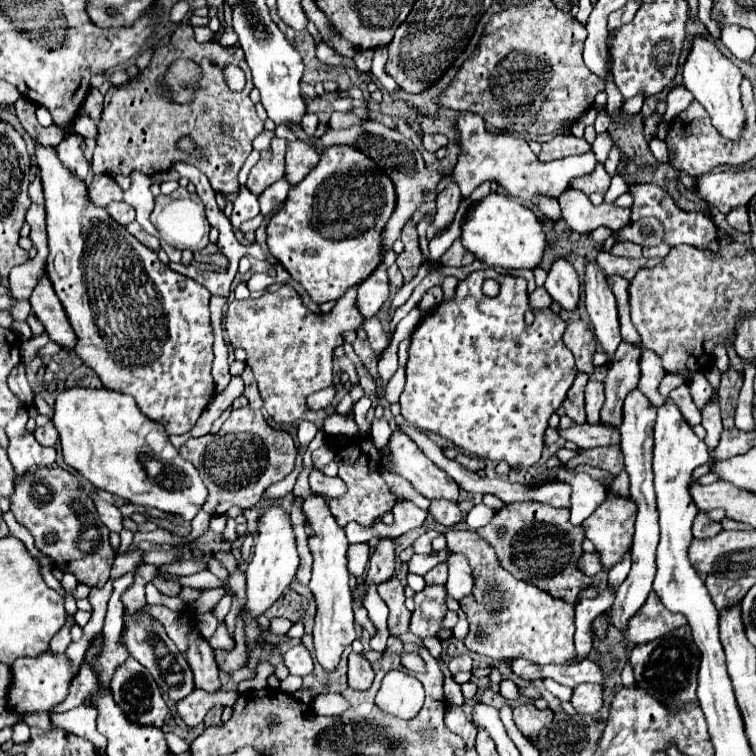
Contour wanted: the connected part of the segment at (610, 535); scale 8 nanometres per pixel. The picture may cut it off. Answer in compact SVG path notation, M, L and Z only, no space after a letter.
M607 494L605 502L583 522L585 536L595 544L601 554L603 568L611 568L631 548L635 502Z

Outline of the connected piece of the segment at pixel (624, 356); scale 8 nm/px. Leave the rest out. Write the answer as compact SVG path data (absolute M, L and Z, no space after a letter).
M623 342L619 344L615 358L605 376L605 404L601 408L601 422L619 426L621 424L621 408L625 396L637 388L639 382L639 362L641 348L637 344Z

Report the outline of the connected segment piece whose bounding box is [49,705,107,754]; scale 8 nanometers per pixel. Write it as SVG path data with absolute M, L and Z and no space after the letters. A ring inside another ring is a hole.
M81 705L77 708L61 712L61 714L51 714L51 724L63 728L65 732L71 732L75 736L87 738L95 744L95 748L103 754L107 740L97 732L95 728L95 718L97 718L97 711L92 706Z

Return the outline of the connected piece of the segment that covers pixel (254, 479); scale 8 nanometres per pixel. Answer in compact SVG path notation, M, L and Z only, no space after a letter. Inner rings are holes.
M245 406L231 410L231 418L223 424L221 432L189 440L183 444L183 448L179 448L179 454L193 462L193 466L203 476L203 482L209 490L203 510L211 516L217 516L225 514L231 506L255 506L273 482L283 480L293 470L297 448L289 432L271 428L265 422L261 410Z

